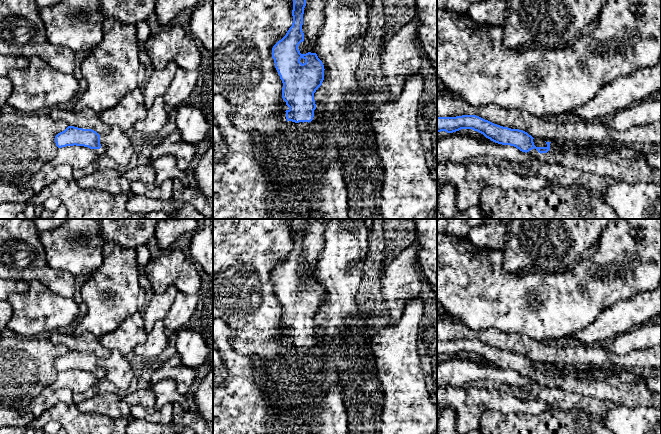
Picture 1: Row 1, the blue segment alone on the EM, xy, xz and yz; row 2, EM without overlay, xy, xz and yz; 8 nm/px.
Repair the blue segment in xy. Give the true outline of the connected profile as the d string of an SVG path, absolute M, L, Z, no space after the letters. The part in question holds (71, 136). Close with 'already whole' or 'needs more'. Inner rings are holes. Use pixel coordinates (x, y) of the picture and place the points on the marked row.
M68 126L64 131L55 136L58 148L66 146L84 146L90 149L100 149L100 135L92 129L83 129Z; already whole

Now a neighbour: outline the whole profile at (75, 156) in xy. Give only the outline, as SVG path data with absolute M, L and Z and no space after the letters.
M66 146L58 149L56 156L50 162L52 165L69 165L71 168L85 168L98 159L100 149L90 149L84 146Z

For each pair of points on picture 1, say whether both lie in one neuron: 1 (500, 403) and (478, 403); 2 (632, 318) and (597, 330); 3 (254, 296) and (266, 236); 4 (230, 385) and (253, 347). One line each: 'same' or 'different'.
1: same
2: same
3: same
4: different

